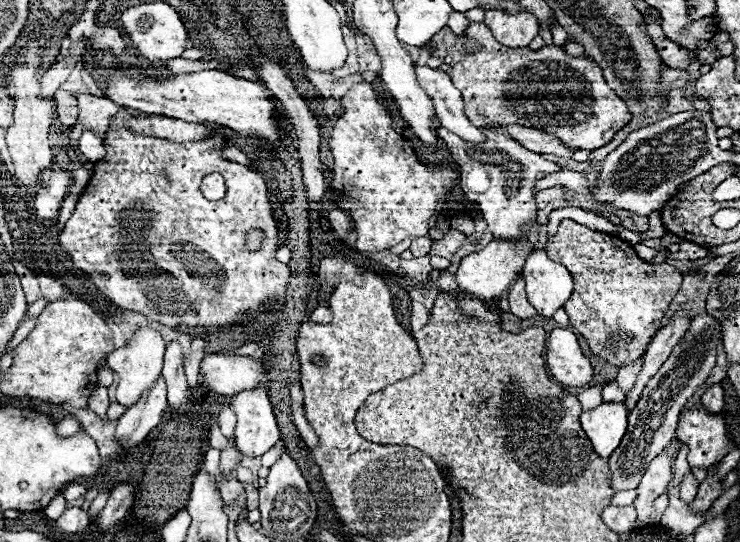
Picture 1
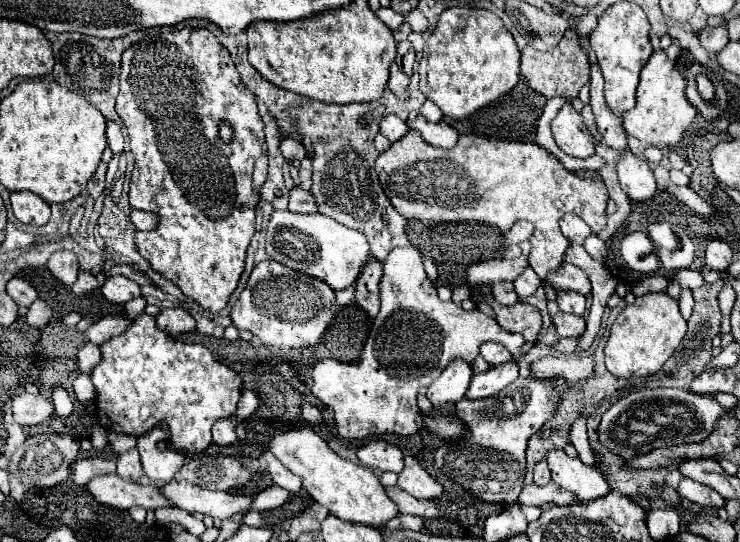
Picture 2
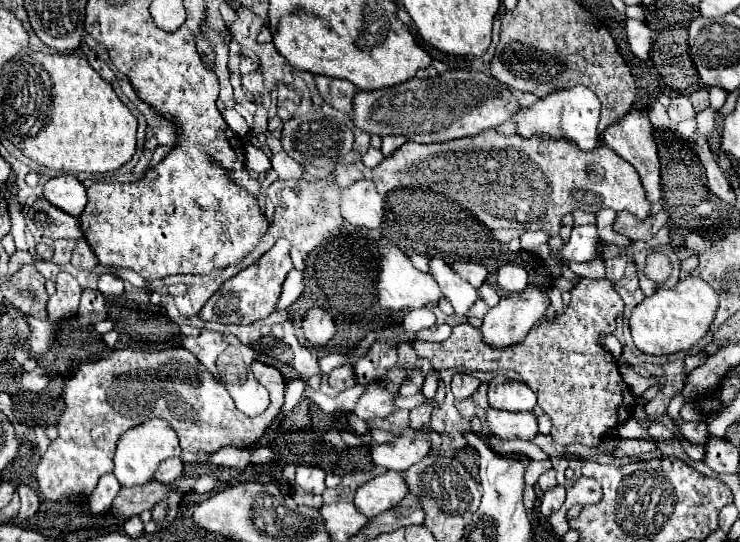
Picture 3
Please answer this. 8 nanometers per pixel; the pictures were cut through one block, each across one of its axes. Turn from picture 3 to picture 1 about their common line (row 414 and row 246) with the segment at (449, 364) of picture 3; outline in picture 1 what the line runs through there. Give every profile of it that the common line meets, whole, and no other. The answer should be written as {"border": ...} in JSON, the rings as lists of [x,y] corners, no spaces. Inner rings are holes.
{"border":[[[574,220],[560,222],[556,236],[552,236],[548,242],[548,256],[554,262],[564,264],[574,276],[574,292],[570,300],[564,304],[564,310],[570,316],[572,326],[588,340],[592,352],[614,366],[622,366],[640,358],[646,346],[650,344],[650,338],[654,338],[654,334],[660,330],[660,320],[664,318],[664,312],[668,310],[674,294],[682,284],[680,270],[666,262],[644,262],[636,256],[636,250],[628,242],[604,232],[594,232],[586,226],[580,226]]]}

